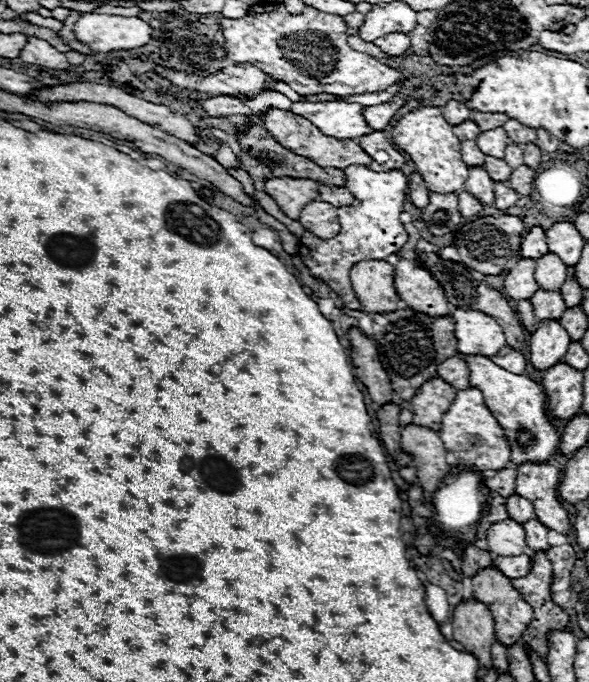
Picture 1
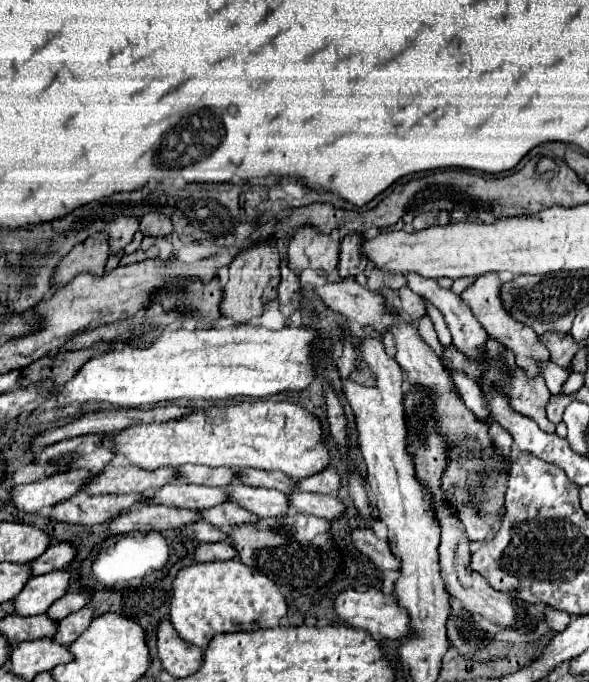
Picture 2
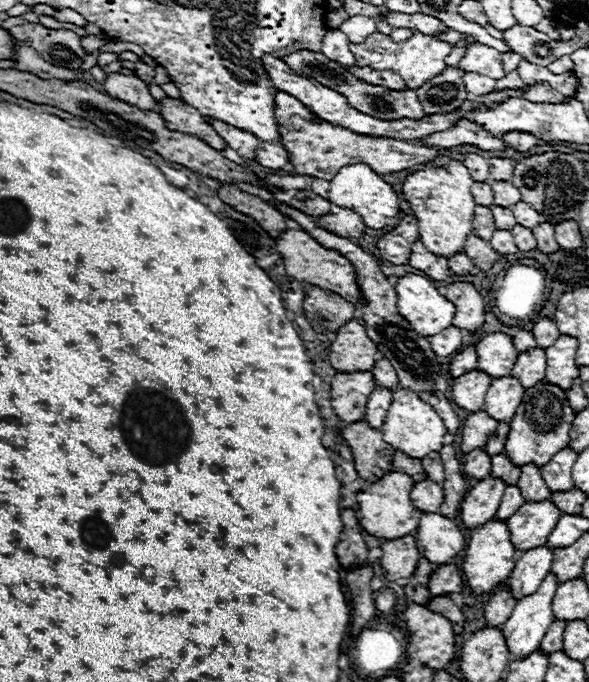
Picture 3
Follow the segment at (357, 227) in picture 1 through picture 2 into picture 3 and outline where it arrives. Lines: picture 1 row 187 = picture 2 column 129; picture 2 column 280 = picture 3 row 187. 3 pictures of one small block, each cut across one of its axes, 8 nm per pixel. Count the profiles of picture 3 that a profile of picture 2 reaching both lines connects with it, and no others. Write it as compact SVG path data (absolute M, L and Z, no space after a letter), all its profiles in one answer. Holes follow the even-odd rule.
M352 164L340 168L340 172L330 180L328 200L340 208L350 208L358 212L364 224L374 230L384 228L390 222L390 218L396 218L400 212L400 198L394 192L394 188L388 182L384 182L376 172L372 172L366 164Z

